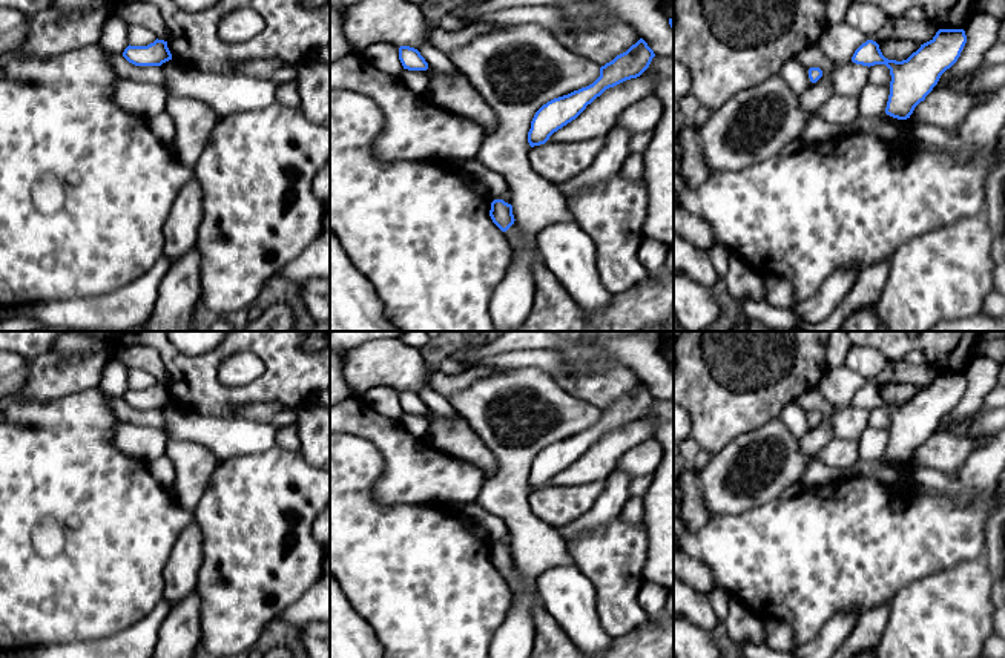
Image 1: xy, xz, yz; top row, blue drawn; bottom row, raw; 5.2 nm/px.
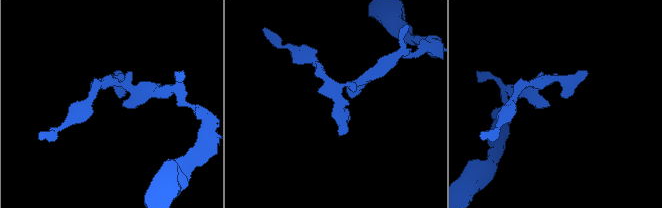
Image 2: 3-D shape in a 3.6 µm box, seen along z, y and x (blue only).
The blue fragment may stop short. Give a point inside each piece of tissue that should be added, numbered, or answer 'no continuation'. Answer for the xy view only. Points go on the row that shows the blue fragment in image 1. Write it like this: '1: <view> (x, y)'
no continuation

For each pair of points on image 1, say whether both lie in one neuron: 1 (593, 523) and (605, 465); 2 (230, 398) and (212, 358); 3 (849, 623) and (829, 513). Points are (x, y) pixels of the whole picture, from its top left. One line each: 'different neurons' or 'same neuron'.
1: different neurons
2: same neuron
3: different neurons

